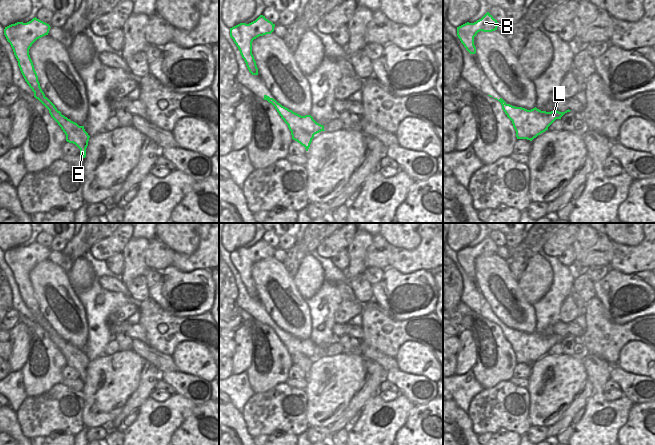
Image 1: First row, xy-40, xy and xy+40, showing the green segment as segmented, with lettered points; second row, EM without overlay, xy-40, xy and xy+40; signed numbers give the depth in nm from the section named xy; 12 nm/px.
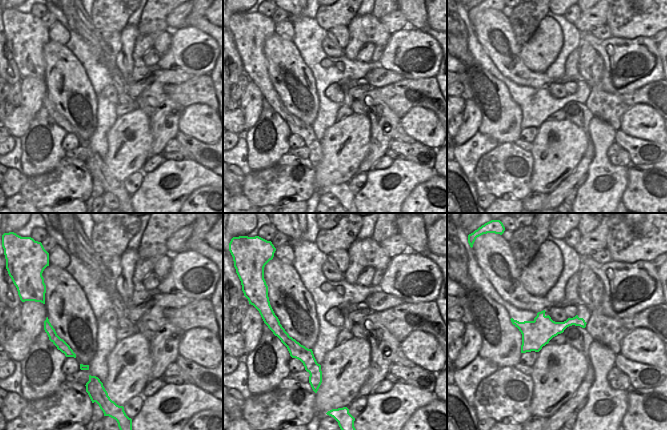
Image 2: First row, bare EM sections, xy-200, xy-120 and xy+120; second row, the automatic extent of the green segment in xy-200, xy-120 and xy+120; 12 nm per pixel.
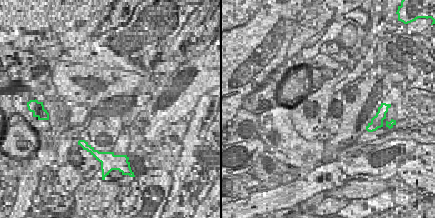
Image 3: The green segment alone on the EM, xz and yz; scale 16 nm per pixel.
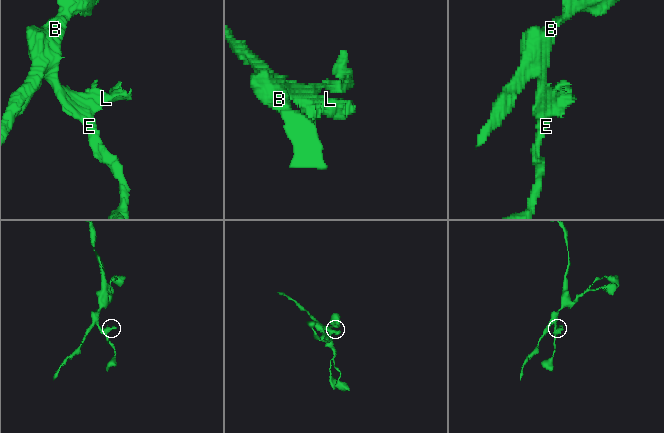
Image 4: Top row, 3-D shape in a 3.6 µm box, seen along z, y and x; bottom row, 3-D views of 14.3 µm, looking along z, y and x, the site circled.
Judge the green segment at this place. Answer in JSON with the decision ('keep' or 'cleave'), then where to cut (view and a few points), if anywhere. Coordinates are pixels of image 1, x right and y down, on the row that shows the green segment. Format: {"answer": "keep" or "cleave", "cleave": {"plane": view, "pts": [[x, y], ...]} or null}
{"answer": "cleave", "cleave": {"plane": "xy", "pts": [[291, 130], [302, 128], [314, 134]]}}

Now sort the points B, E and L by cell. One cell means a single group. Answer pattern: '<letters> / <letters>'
B E / L

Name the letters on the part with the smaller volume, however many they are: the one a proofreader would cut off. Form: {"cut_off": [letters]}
{"cut_off": ["L"]}

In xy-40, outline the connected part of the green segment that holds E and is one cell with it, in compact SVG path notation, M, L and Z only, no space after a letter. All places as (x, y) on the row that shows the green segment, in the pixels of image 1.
M35 17L27 23L17 22L5 27L4 35L13 49L25 81L34 92L34 97L49 110L51 117L65 133L66 141L75 144L80 149L80 155L85 158L90 136L85 131L84 126L79 126L77 123L62 115L55 105L45 96L29 55L29 49L32 44L37 39L48 35L50 28L49 24Z

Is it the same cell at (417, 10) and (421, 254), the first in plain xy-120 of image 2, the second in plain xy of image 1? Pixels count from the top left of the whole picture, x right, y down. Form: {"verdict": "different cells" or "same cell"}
{"verdict": "different cells"}

